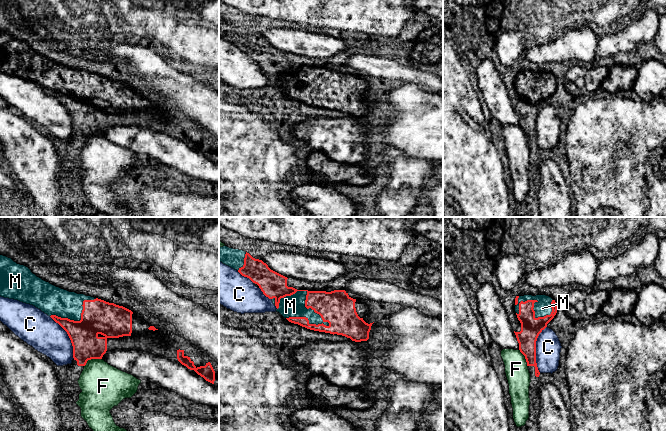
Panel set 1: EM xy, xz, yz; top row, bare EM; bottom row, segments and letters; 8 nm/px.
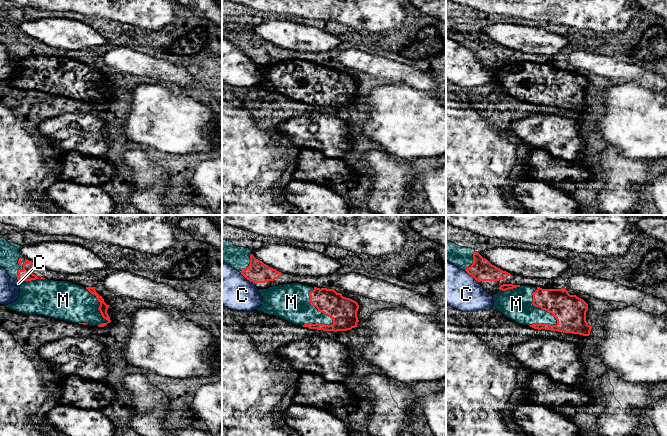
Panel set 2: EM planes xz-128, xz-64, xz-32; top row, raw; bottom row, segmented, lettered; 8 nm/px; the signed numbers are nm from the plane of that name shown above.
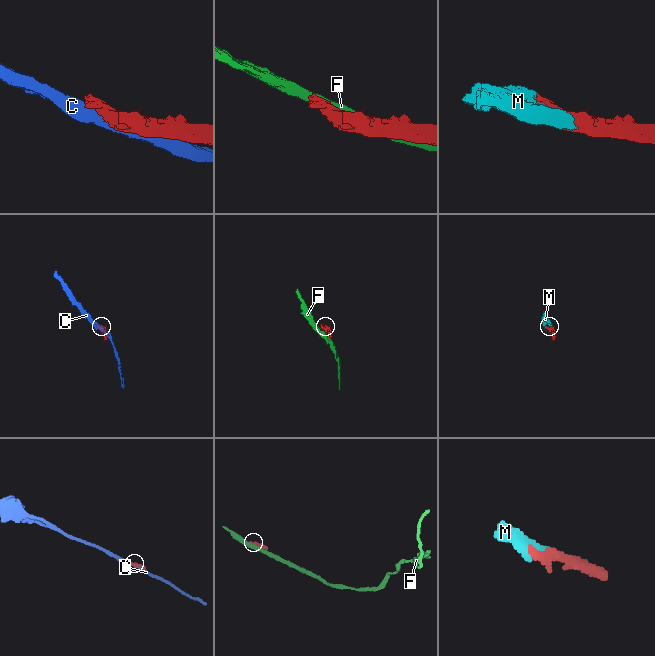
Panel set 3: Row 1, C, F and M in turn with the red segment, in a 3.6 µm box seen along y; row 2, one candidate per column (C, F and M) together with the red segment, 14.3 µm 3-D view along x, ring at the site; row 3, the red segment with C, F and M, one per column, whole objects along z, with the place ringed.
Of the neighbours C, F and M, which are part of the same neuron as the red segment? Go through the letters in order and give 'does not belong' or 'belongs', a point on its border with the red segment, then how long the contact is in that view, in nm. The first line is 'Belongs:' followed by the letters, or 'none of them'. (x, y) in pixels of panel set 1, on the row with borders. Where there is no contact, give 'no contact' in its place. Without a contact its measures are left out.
Belongs: M
C: does not belong; contact yz (535, 349); length 380 nm
F: does not belong; contact xy (91, 358); length 160 nm
M: belongs; contact xz (306, 299); length 460 nm

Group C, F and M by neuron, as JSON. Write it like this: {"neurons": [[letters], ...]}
{"neurons": [["C"], ["F"], ["M"]]}

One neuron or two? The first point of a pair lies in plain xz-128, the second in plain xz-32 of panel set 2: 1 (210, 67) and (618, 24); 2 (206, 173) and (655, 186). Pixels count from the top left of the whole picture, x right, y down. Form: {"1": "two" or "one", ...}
{"1": "two", "2": "one"}

